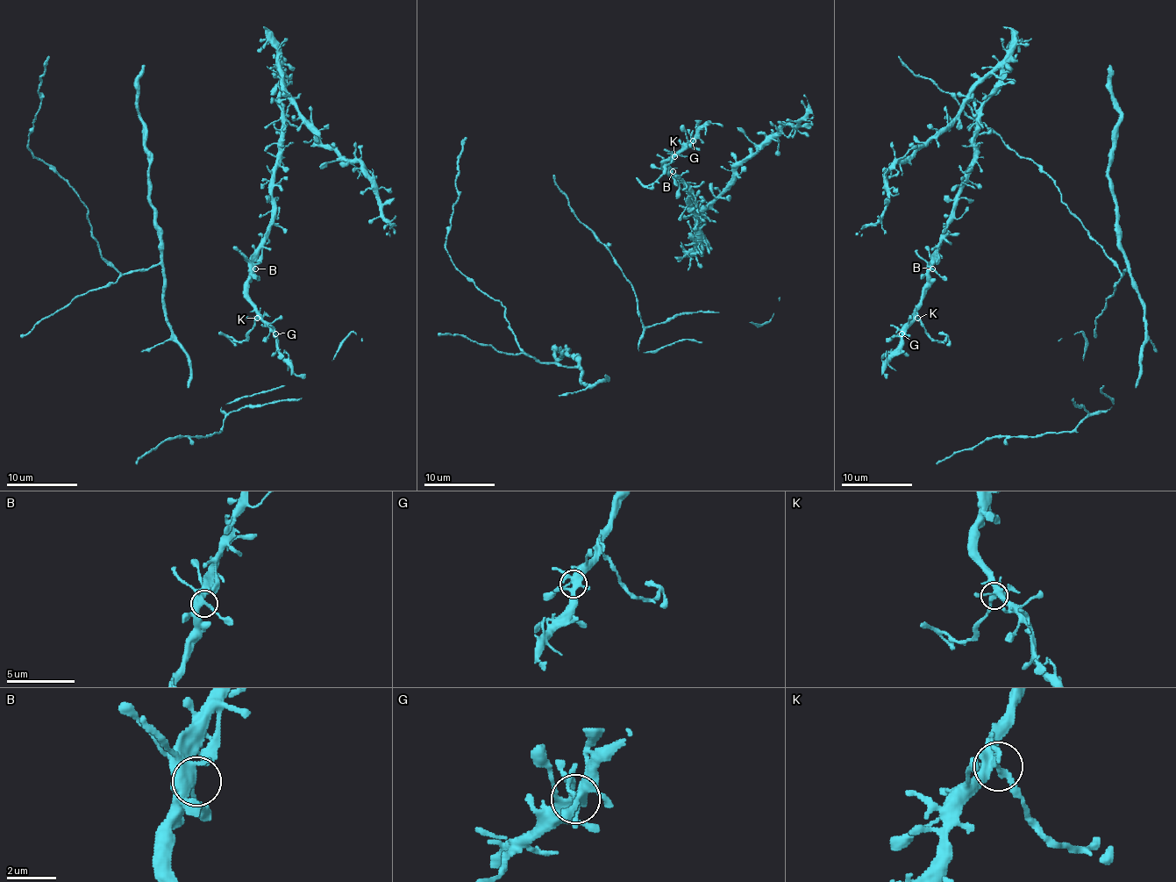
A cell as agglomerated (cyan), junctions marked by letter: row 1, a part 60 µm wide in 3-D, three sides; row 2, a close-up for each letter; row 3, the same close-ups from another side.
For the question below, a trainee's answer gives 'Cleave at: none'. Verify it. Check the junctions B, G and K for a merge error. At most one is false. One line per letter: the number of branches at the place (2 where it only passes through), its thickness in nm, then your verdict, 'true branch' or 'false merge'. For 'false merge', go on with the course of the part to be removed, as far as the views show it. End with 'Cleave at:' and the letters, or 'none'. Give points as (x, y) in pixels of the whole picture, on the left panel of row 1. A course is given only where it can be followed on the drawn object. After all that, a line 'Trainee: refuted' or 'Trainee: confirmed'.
B: 5 | 360 nm | true branch
G: 5 | 360 nm | true branch
K: 6 | 360 nm | false merge | (257, 317), (243, 340), (225, 337), (218, 332)
Cleave at: K
Trainee: refuted

